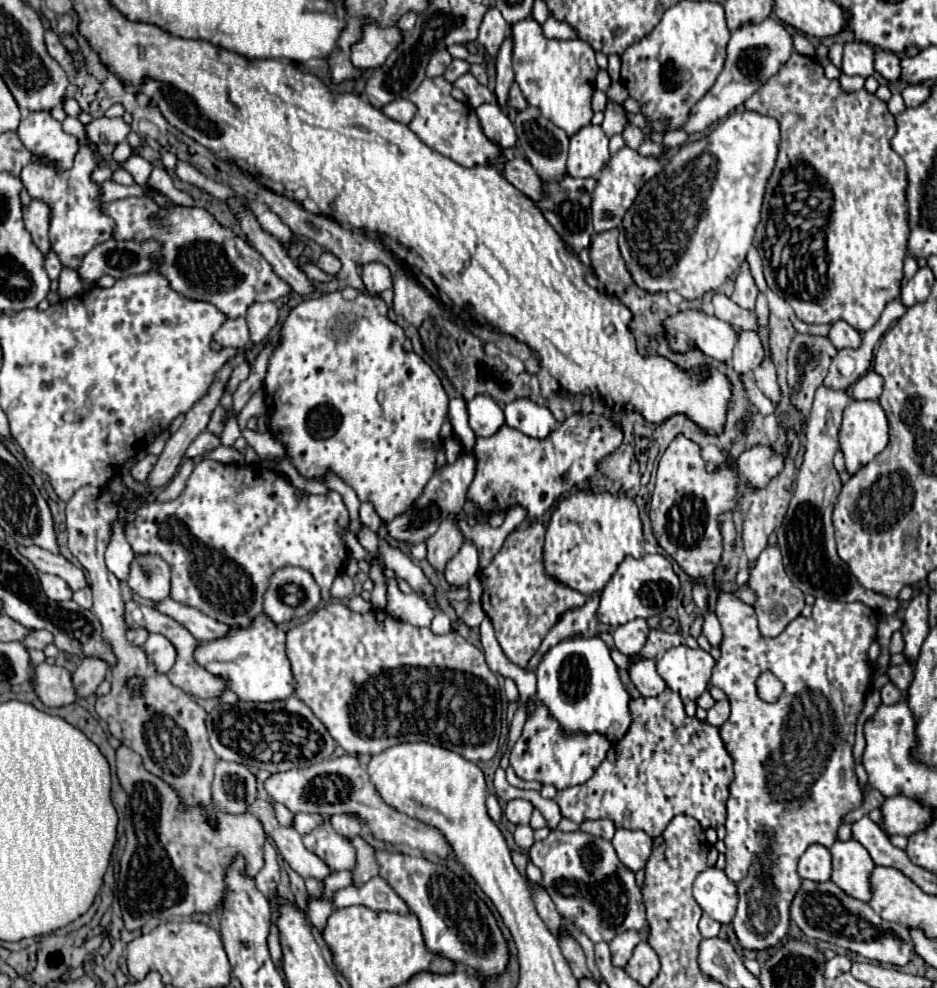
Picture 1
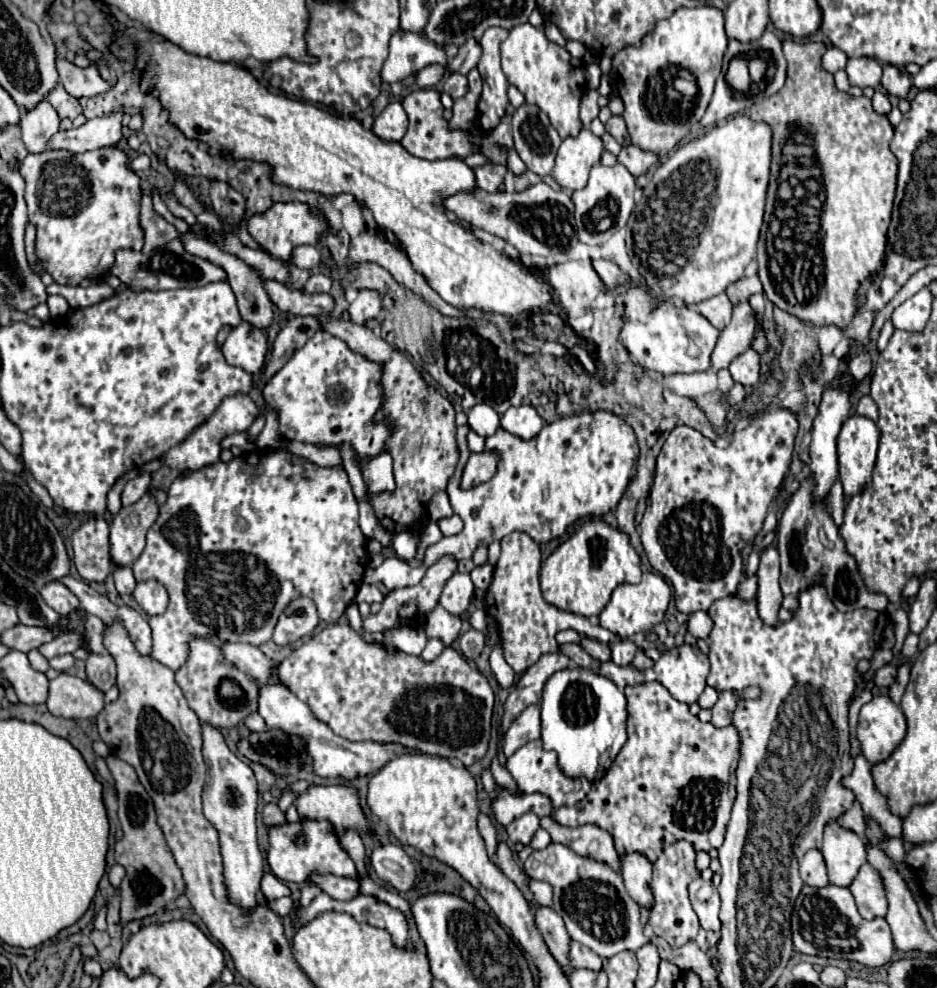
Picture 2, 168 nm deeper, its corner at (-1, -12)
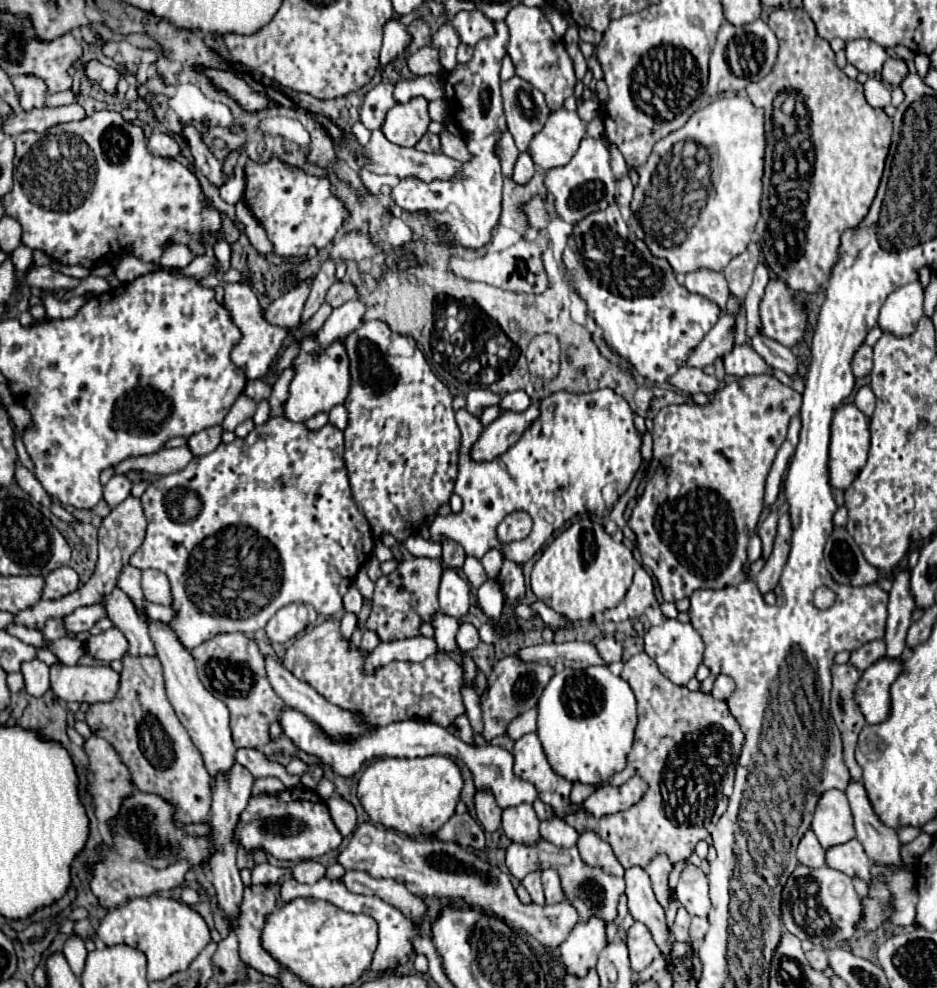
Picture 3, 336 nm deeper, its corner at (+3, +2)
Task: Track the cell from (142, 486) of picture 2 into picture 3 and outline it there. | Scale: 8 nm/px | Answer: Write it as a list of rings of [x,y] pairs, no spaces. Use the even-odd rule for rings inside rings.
[[[115,474],[103,488],[105,502],[111,508],[115,508],[117,504],[121,504],[131,494],[131,486],[133,486],[133,482],[125,474]]]

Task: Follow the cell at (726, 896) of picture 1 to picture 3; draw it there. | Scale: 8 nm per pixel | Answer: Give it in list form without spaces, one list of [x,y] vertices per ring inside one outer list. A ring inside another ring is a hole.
[[[687,864],[681,872],[675,892],[677,892],[679,902],[685,906],[685,910],[691,916],[701,916],[701,918],[707,916],[707,912],[711,908],[707,890],[709,890],[709,882],[707,882],[707,876],[703,874],[703,870],[693,864]]]

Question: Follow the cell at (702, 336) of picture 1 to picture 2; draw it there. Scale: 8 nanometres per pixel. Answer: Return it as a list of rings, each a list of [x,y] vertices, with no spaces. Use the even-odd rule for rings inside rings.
[[[595,258],[593,268],[603,280],[603,290],[613,290],[619,286],[619,280],[627,280],[627,292],[623,300],[623,328],[619,332],[619,342],[629,350],[631,358],[637,360],[639,366],[643,366],[643,370],[667,376],[703,372],[709,368],[709,358],[719,338],[719,330],[711,326],[705,316],[701,316],[693,308],[675,306],[671,302],[655,306],[649,290],[645,286],[639,286],[633,278],[623,276],[621,268],[607,258]]]

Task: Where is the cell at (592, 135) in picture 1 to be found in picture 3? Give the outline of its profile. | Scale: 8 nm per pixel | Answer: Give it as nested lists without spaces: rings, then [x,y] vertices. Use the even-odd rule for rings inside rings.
[[[557,110],[551,112],[547,126],[531,140],[531,158],[543,170],[561,168],[571,162],[585,138],[585,122],[577,112]]]

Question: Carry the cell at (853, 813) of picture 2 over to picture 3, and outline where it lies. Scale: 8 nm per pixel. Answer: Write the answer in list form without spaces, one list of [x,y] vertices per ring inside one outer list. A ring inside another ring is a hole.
[[[835,664],[833,690],[831,690],[831,718],[835,720],[835,724],[843,734],[843,760],[851,772],[853,782],[859,782],[863,776],[863,770],[855,760],[857,736],[865,726],[865,720],[853,702],[853,690],[859,678],[861,672],[855,666]]]

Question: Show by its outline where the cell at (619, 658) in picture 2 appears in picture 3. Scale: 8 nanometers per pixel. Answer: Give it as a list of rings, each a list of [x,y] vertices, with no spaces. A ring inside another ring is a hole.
[[[603,636],[603,638],[597,642],[597,650],[599,650],[601,658],[603,658],[607,664],[619,662],[619,660],[621,660],[621,654],[623,654],[621,642],[617,642],[613,636]]]

